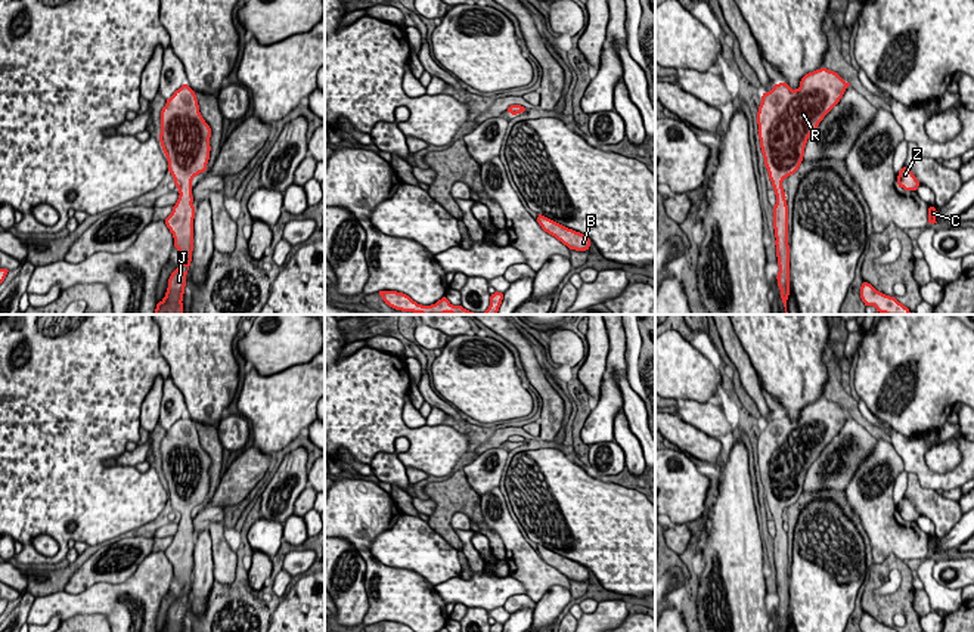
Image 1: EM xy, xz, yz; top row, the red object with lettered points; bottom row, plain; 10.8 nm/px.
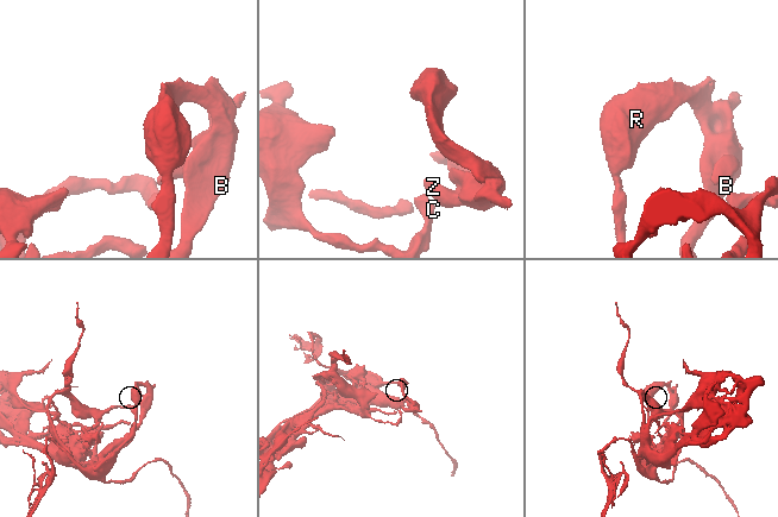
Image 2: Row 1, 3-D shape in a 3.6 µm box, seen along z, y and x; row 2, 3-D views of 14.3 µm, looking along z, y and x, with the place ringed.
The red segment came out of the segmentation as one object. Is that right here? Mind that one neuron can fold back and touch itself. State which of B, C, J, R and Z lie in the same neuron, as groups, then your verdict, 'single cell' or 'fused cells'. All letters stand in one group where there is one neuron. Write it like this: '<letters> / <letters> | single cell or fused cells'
B C J R Z | single cell

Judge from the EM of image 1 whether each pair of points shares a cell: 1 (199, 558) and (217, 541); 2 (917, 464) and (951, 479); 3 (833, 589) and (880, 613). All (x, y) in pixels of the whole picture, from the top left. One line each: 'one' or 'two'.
1: two
2: one
3: two

